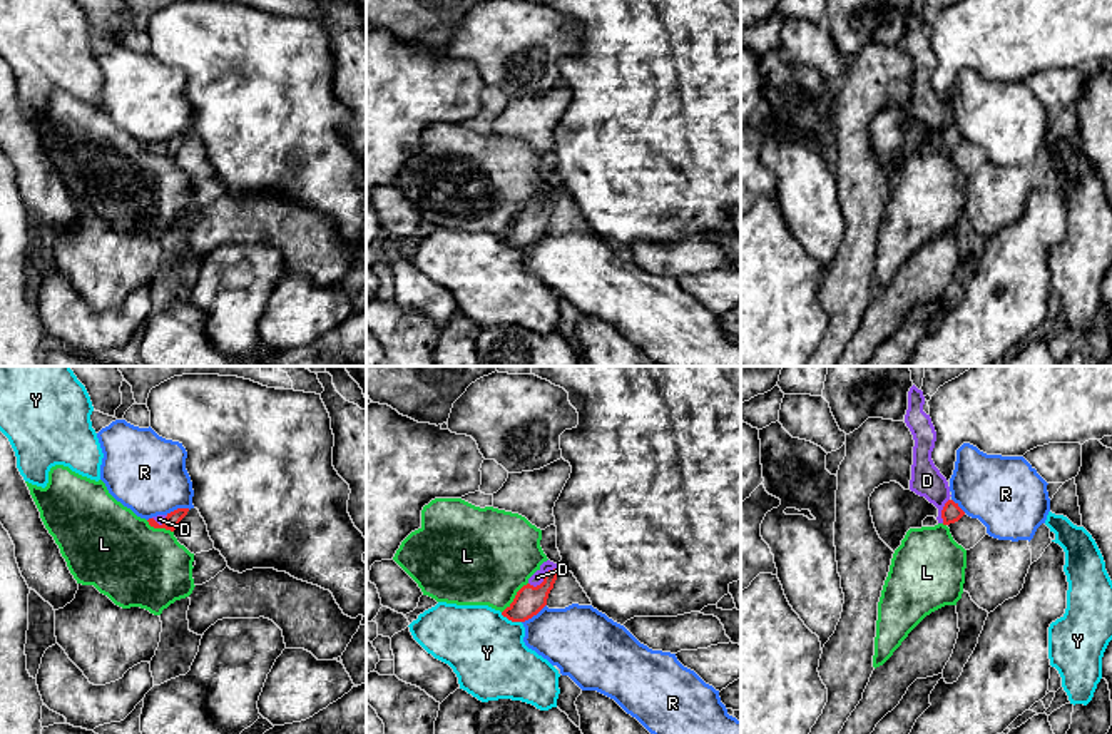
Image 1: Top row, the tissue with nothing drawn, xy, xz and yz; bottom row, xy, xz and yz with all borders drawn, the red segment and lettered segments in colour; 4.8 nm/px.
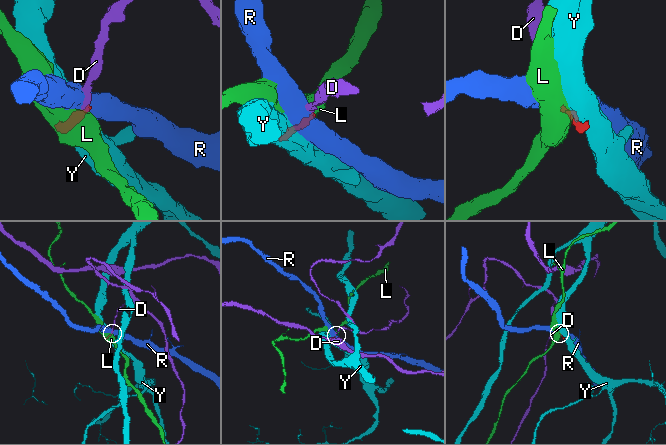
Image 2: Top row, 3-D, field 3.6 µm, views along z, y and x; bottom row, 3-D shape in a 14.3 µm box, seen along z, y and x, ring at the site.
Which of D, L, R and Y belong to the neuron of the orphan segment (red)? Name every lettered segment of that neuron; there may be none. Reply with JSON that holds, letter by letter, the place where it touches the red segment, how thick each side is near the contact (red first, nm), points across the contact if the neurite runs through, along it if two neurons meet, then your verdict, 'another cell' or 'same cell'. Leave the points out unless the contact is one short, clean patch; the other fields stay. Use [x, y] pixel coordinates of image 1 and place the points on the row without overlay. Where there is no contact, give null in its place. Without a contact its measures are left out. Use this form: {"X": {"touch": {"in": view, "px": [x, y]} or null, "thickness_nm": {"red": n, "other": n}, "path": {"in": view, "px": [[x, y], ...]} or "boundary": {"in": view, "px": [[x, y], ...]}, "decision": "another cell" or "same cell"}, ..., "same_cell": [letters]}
{"D": {"touch": {"in": "xz", "px": [544, 204]}, "thickness_nm": {"red": 140, "other": 60}, "path": {"in": "xz", "px": [[529, 226], [544, 204], [537, 203]]}, "decision": "same cell"}, "L": {"touch": {"in": "xz", "px": [515, 223]}, "thickness_nm": {"red": 140, "other": 460}, "boundary": {"in": "xz", "px": [[527, 208], [502, 238]]}, "decision": "another cell"}, "R": {"touch": {"in": "xz", "px": [534, 239]}, "thickness_nm": {"red": 140, "other": 340}, "boundary": {"in": "xz", "px": [[545, 229], [522, 248]]}, "decision": "another cell"}, "Y": {"touch": {"in": "xz", "px": [510, 244]}, "thickness_nm": {"red": 140, "other": 360}, "boundary": {"in": "xz", "px": [[500, 238], [520, 248]]}, "decision": "another cell"}, "same_cell": ["D"]}

